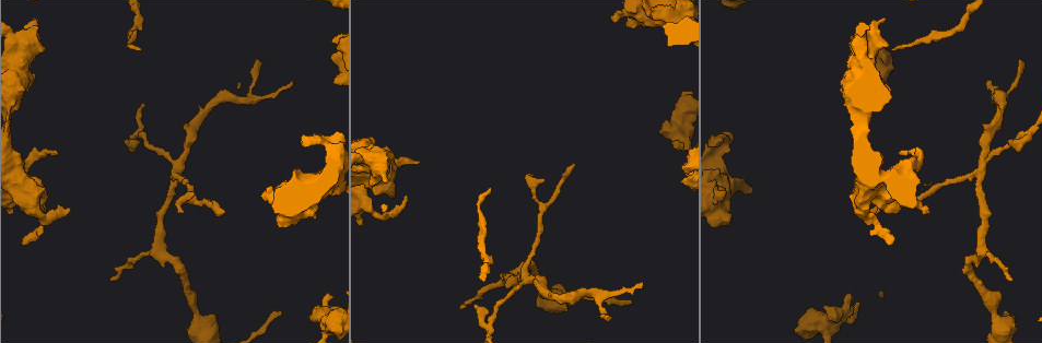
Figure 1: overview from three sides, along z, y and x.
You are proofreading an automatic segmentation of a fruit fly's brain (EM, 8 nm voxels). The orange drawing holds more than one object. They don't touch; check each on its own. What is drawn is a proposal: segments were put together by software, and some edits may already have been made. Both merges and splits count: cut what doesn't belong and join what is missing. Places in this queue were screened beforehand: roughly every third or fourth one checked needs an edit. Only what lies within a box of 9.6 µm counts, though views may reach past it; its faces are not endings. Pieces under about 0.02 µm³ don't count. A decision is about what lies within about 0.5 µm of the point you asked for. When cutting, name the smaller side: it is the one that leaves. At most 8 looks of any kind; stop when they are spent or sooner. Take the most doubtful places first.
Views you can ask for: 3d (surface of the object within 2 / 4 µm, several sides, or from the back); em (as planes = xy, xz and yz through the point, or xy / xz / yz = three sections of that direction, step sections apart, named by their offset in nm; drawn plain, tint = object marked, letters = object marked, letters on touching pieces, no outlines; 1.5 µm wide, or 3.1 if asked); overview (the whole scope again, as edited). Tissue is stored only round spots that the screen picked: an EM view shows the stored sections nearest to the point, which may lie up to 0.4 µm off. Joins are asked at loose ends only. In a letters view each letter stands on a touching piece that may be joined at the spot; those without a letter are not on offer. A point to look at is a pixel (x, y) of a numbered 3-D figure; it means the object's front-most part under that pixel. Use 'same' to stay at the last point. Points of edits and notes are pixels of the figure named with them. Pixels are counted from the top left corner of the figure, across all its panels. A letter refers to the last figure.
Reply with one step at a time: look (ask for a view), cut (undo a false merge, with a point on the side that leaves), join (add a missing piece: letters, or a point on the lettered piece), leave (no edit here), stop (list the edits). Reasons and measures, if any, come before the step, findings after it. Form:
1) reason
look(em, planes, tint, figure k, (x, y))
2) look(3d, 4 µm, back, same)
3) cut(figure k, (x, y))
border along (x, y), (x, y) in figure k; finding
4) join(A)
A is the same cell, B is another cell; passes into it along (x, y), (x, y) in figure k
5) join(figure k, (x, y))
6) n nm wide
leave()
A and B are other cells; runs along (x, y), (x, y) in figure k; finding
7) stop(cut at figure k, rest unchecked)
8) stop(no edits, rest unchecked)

thin end
look(em, xz, step 4, tint, figure 1, (489, 191))

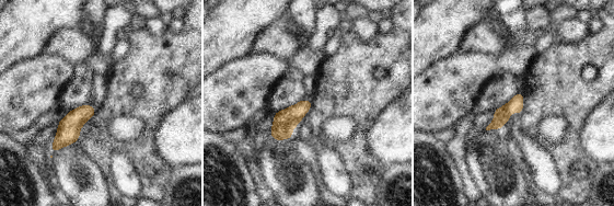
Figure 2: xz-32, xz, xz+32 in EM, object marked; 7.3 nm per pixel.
another direction
look(em, planes, letters, same)

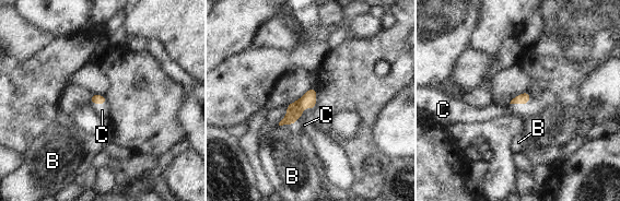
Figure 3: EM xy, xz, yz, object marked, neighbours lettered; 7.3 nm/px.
join(C)
C is the same cell, B is another cell; passes into it along (523, 98), (522, 103), (535, 106) in figure 3; the cell continues

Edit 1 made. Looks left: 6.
looks like a crossing
look(3d, 2 µm, figure 1, (524, 274))

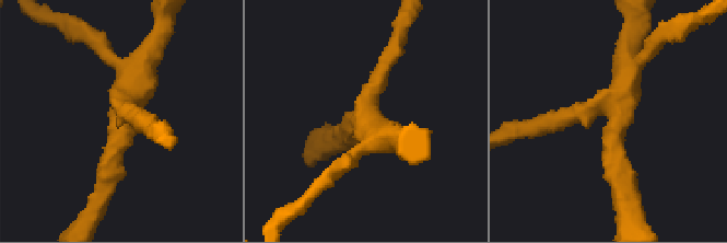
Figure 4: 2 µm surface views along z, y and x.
4 arms; shape alone is not enough
look(em, planes, letters, figure 4, (365, 125))

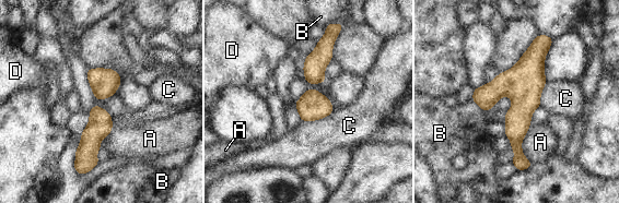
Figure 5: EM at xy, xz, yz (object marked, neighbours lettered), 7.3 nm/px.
A touches over 280 nm
leave()
A, B, C and D are other cells; runs along (542, 38), (516, 124), (525, 165) in figure 5; all the same cell

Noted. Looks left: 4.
stop(join at figure 3, rest unchecked)

